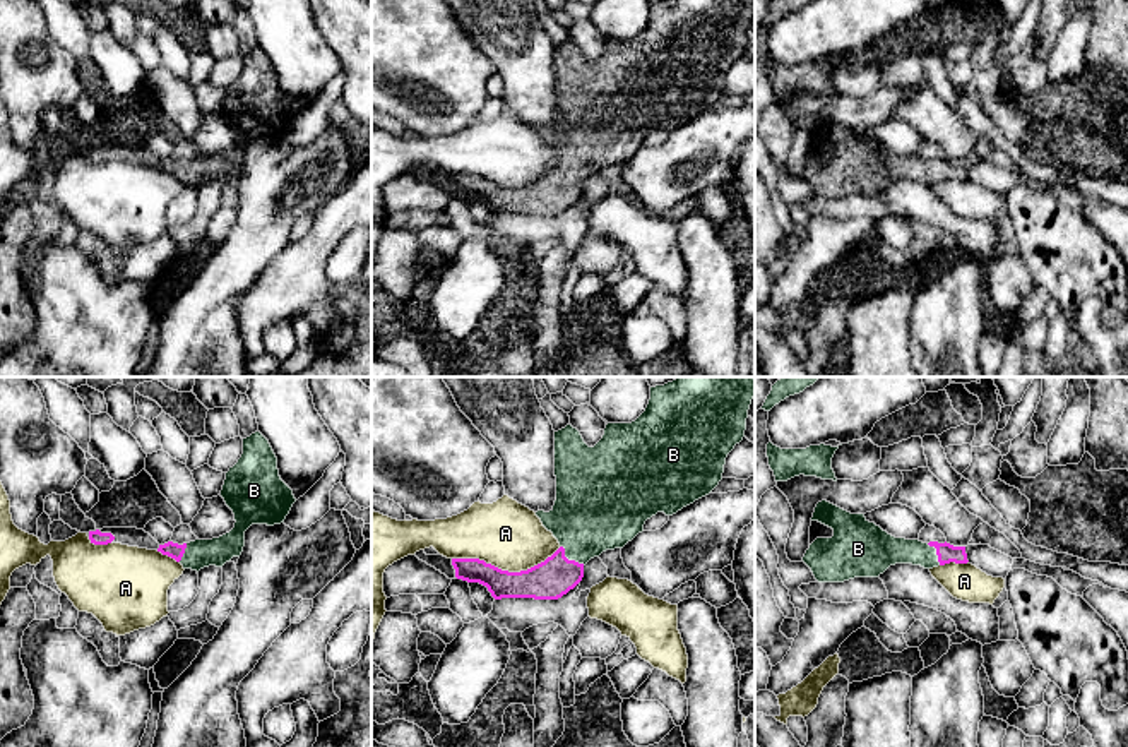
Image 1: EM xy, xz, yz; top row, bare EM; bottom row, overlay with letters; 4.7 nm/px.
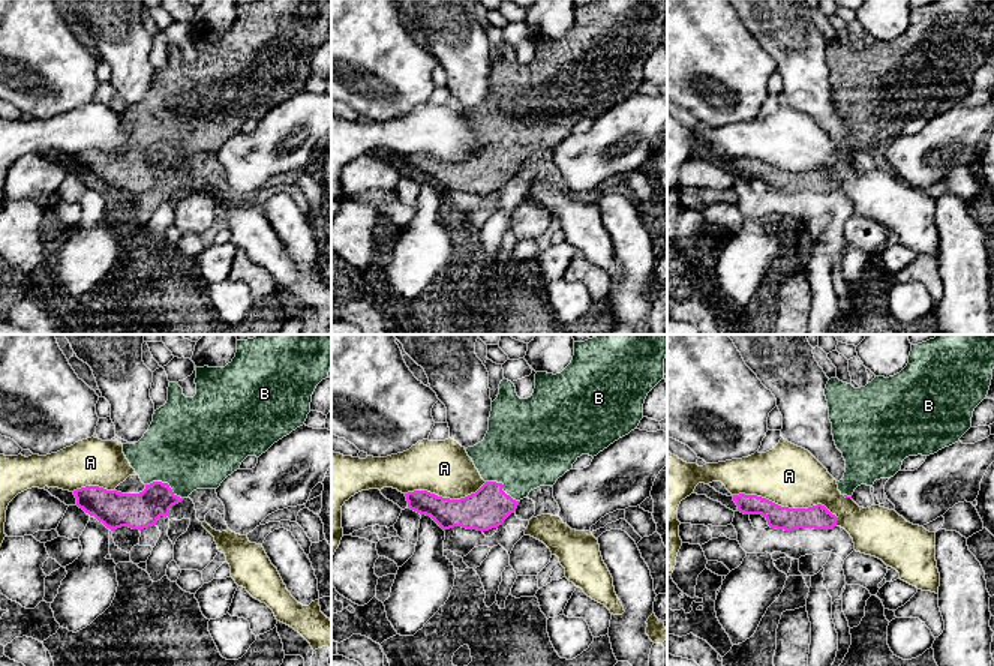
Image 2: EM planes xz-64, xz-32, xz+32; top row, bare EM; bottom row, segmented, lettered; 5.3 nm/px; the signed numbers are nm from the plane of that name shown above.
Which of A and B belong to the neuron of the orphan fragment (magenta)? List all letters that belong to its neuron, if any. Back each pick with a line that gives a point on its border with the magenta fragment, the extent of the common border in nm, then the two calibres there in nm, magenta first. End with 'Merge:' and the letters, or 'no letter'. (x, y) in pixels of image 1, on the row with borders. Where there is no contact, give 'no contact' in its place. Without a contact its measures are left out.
B: contact xz (570, 561); length 150 nm; calibres 190 and 380 nm
Merge: B

